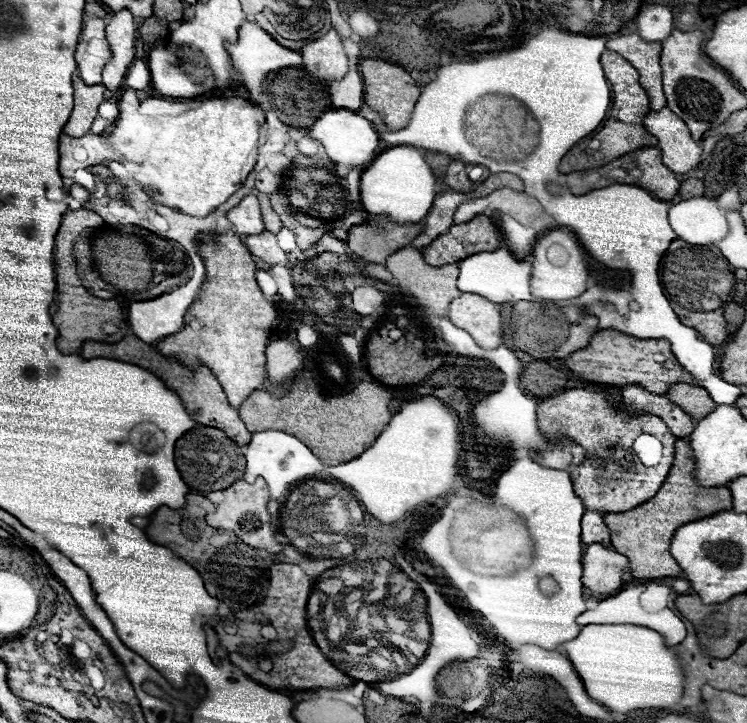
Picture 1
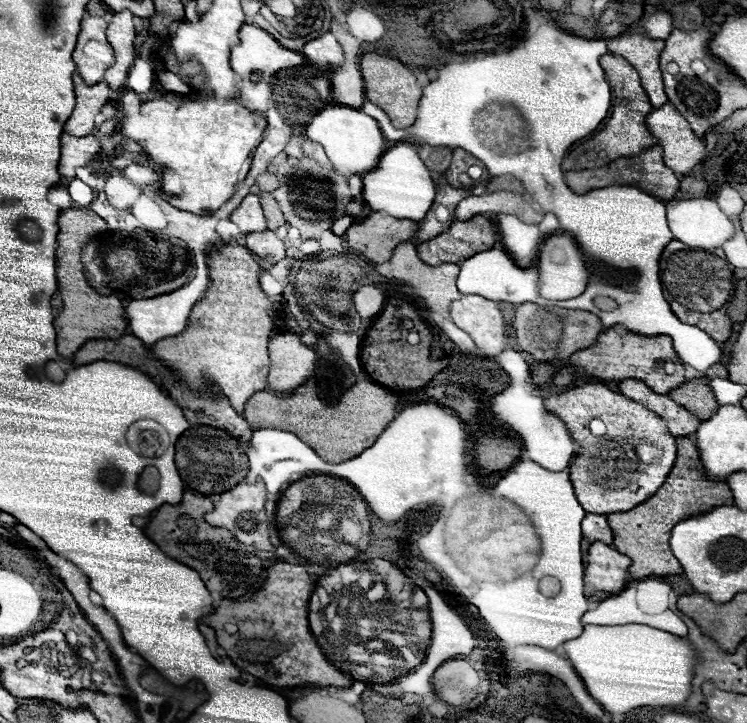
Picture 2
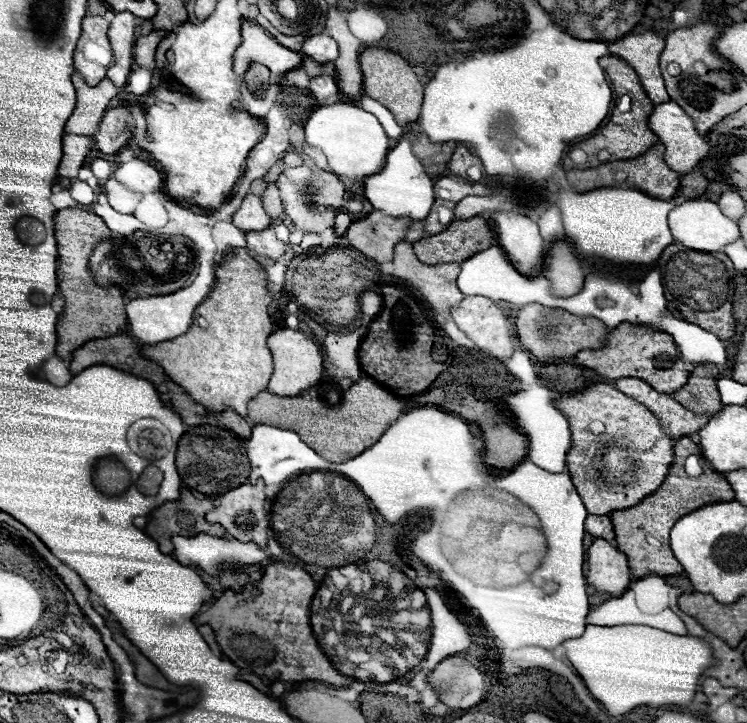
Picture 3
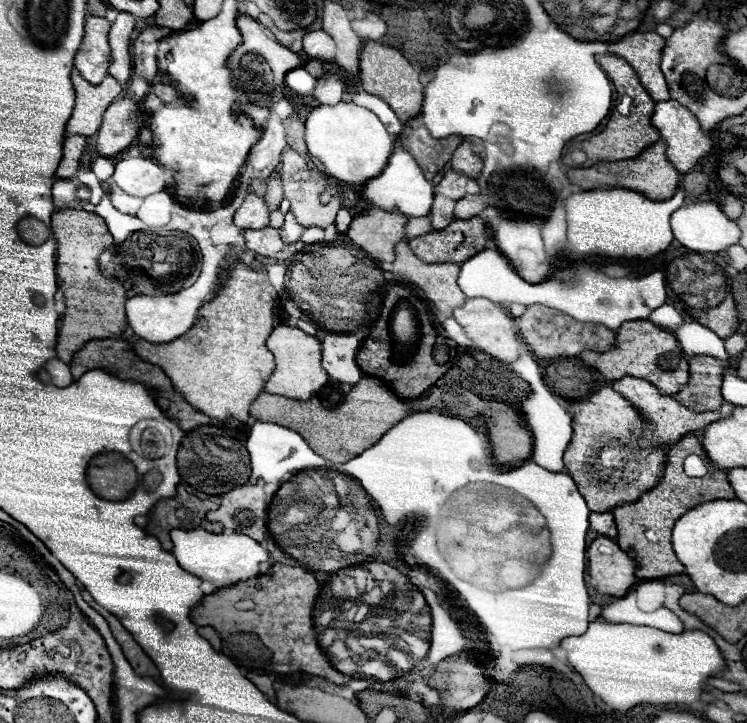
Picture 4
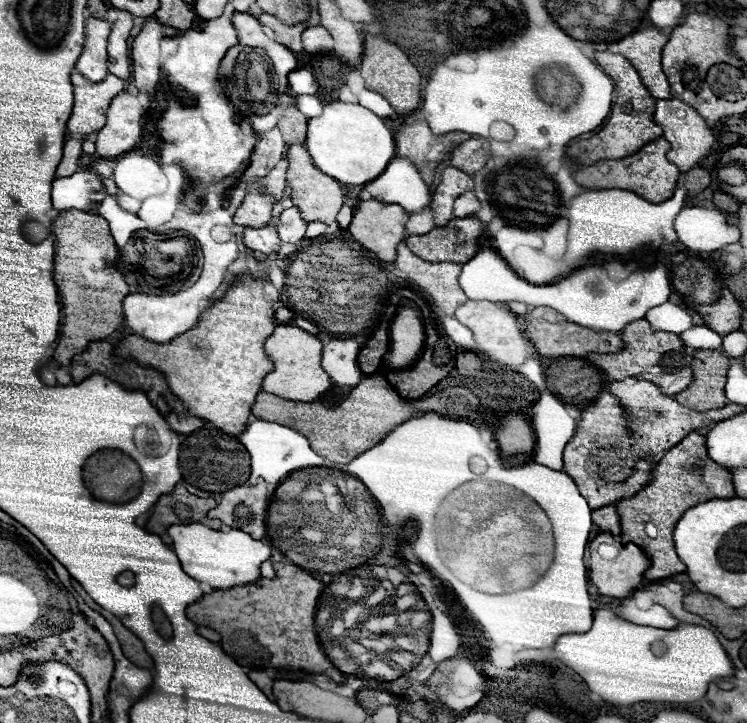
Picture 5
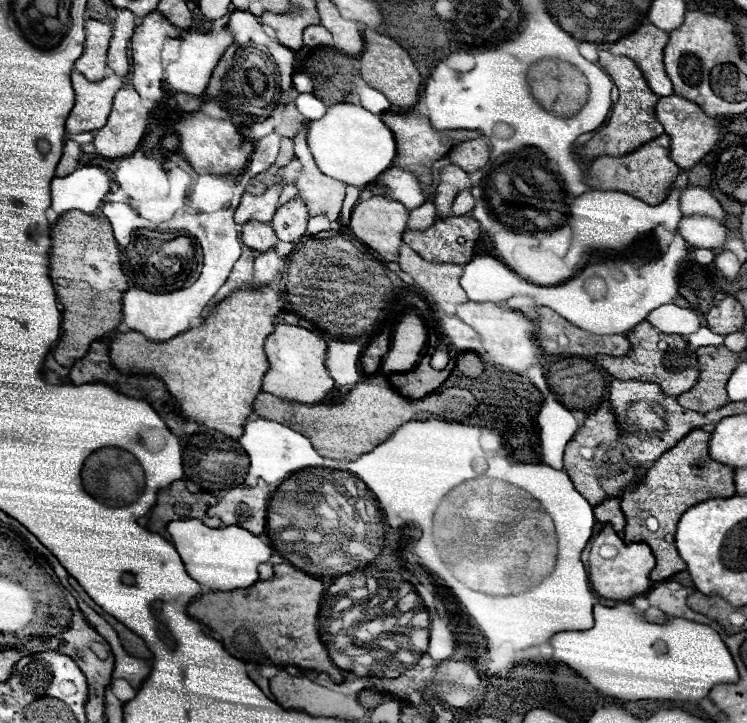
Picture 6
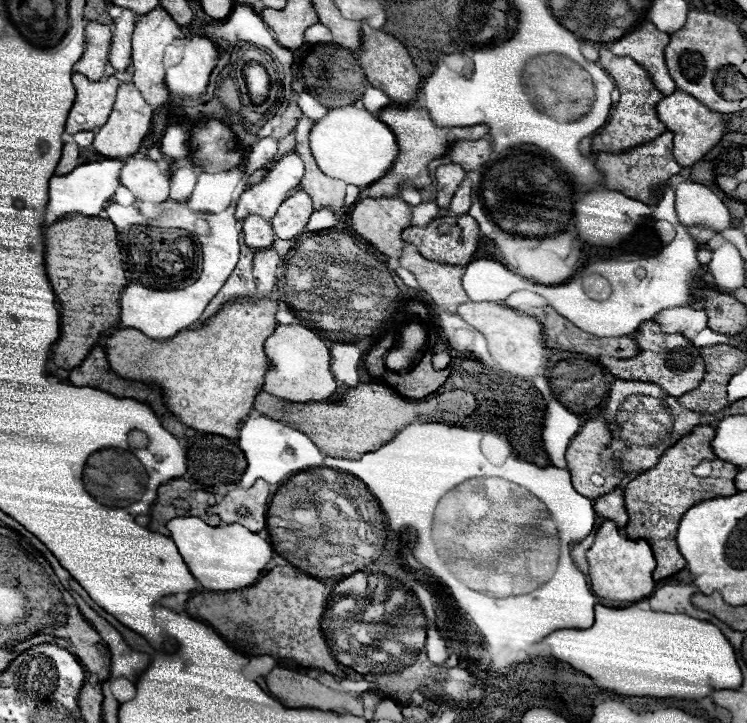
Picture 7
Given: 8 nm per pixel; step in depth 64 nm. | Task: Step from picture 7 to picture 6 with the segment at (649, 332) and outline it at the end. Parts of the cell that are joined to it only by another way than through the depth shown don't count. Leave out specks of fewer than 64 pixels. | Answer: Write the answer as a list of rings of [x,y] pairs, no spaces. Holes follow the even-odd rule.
[[[640,322],[634,326],[628,334],[628,340],[632,344],[632,352],[622,358],[614,356],[596,356],[596,360],[606,368],[614,378],[618,380],[644,380],[644,382],[654,382],[660,384],[662,392],[668,396],[680,396],[684,390],[690,390],[696,386],[700,368],[698,368],[698,358],[696,352],[688,346],[688,342],[680,334],[664,334],[658,332],[650,322]]]

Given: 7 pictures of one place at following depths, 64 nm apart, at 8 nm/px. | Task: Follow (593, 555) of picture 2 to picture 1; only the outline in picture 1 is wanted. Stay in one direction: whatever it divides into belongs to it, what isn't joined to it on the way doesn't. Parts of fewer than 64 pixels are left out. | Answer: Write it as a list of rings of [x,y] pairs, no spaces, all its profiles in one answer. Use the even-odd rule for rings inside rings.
[[[590,544],[582,558],[584,576],[582,582],[592,592],[616,594],[622,588],[622,570],[628,566],[628,558],[604,548],[602,544]]]

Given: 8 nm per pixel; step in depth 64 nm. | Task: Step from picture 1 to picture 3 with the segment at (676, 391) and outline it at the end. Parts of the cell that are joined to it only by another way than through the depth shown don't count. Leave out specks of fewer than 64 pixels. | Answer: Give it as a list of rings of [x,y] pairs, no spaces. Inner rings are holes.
[[[716,364],[694,366],[694,372],[690,374],[688,382],[672,396],[674,400],[678,400],[682,406],[686,406],[692,412],[714,416],[716,412],[722,410],[722,400],[716,388],[718,378],[708,372],[718,372]]]

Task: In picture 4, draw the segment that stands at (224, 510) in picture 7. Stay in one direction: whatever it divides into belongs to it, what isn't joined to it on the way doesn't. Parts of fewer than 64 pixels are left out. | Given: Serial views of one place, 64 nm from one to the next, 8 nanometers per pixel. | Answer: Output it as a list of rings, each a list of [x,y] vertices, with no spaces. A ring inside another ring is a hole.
[[[264,482],[254,486],[238,486],[222,496],[220,508],[208,512],[208,520],[222,522],[224,528],[262,542],[268,536],[266,508]]]

